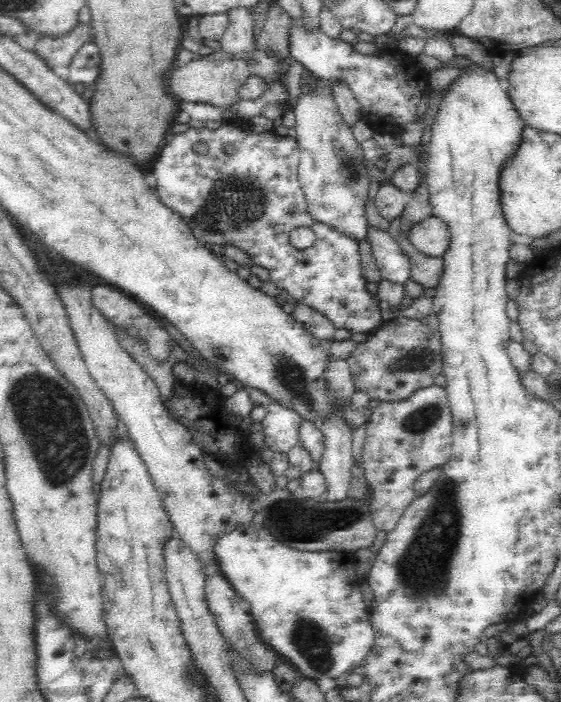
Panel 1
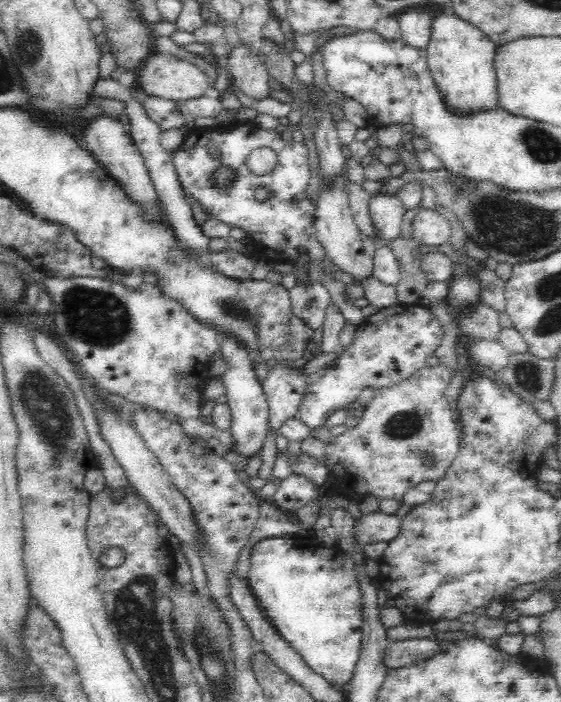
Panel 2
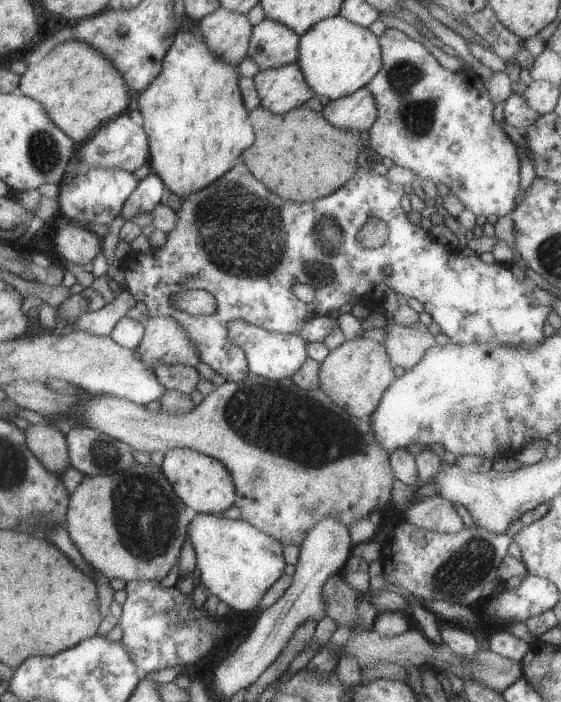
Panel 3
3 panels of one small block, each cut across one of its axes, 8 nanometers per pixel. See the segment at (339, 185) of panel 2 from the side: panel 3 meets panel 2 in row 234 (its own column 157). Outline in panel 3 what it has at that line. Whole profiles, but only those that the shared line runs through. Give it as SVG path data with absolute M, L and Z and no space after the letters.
M150 317L141 344L135 349L151 370L160 363L196 367L200 362L197 347L176 318Z

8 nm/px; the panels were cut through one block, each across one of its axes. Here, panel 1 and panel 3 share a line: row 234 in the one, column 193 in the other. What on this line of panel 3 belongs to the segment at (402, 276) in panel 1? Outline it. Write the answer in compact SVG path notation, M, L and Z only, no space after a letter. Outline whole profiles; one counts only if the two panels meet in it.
M160 363L156 370L158 381L168 389L175 389L191 395L198 390L202 374L197 367L187 365L166 365Z

